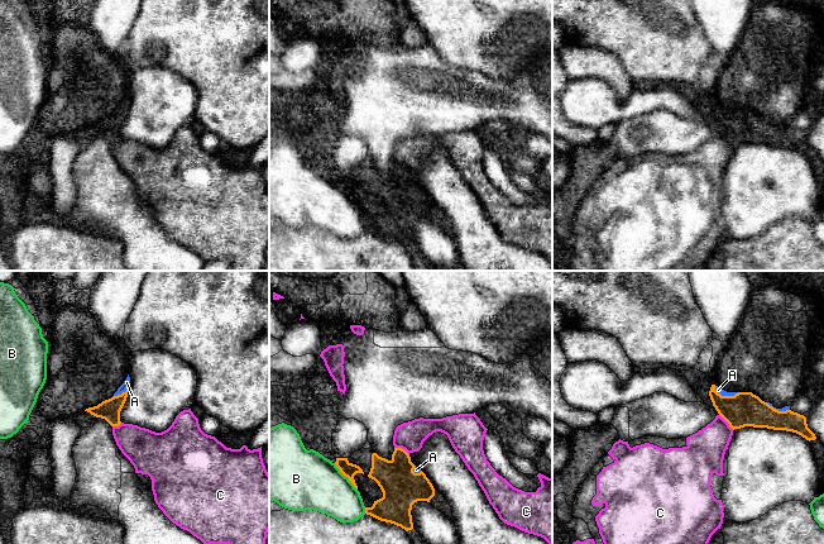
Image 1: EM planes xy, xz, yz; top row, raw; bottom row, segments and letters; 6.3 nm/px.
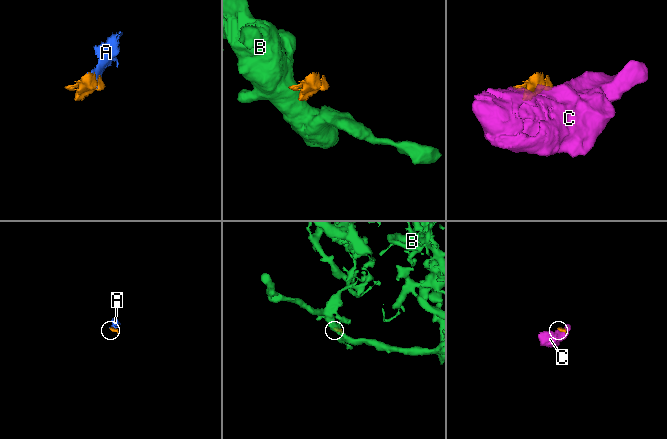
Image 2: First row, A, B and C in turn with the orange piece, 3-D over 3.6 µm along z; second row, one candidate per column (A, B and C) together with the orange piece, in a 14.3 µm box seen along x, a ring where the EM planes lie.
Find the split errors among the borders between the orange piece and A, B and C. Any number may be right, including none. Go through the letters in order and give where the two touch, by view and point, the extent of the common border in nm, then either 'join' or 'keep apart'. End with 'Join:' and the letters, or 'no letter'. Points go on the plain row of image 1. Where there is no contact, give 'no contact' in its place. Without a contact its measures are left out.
A: meets orange in yz at (726, 113); contact 170 nm long; join
B: meets orange in xz at (346, 192); contact 220 nm long; keep apart
C: meets orange in yz at (726, 137); contact 140 nm long; keep apart
Join: A

